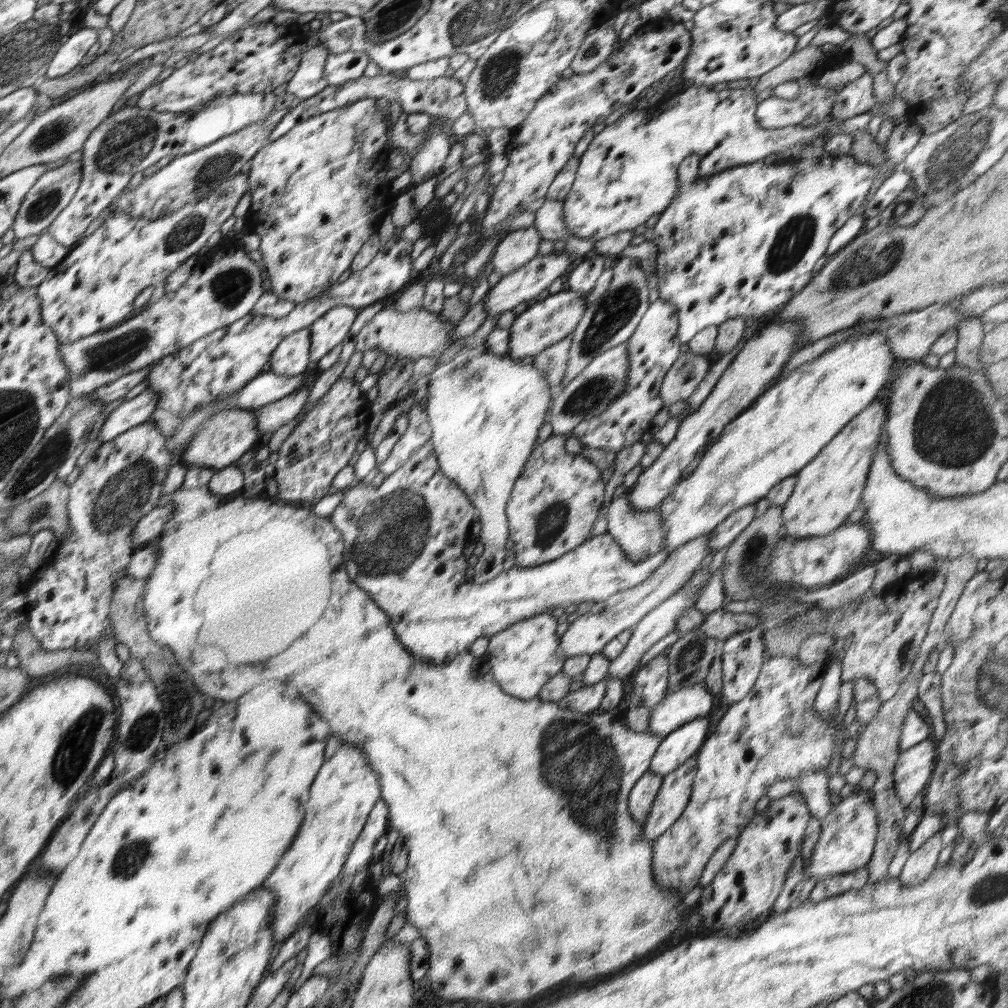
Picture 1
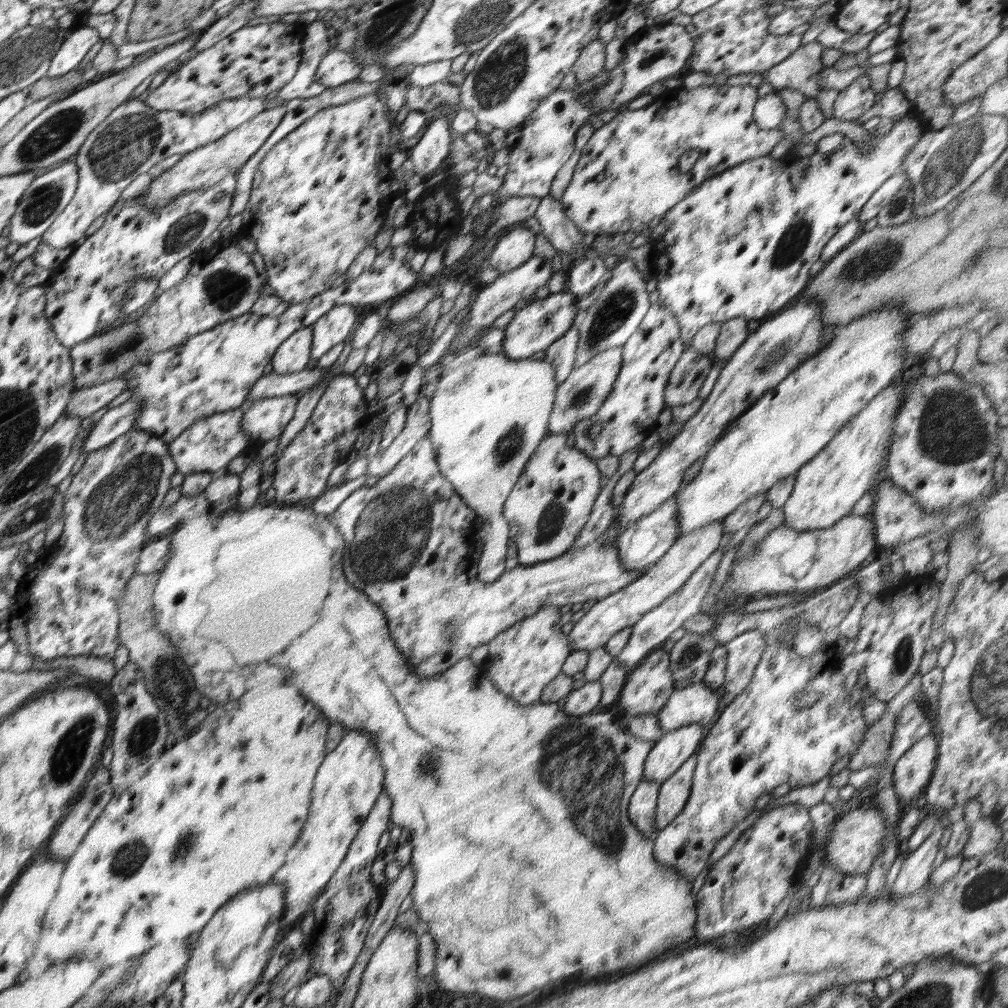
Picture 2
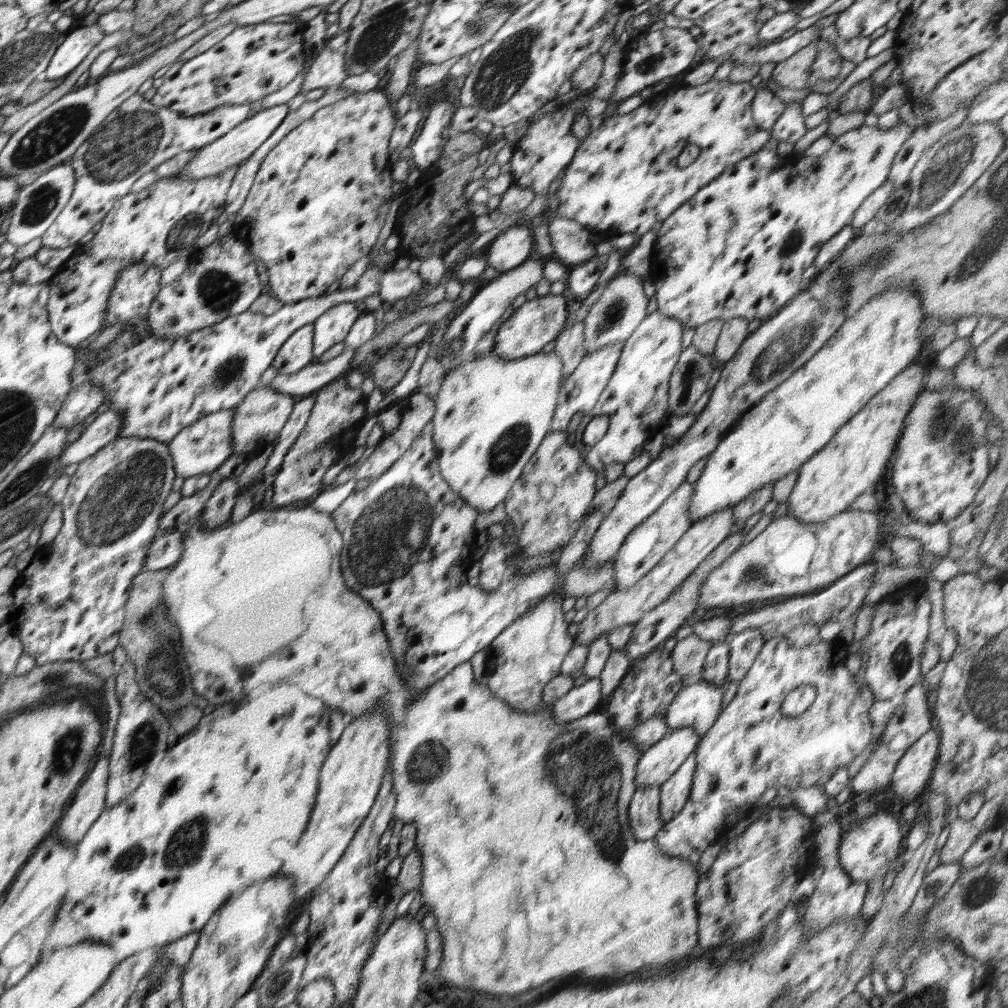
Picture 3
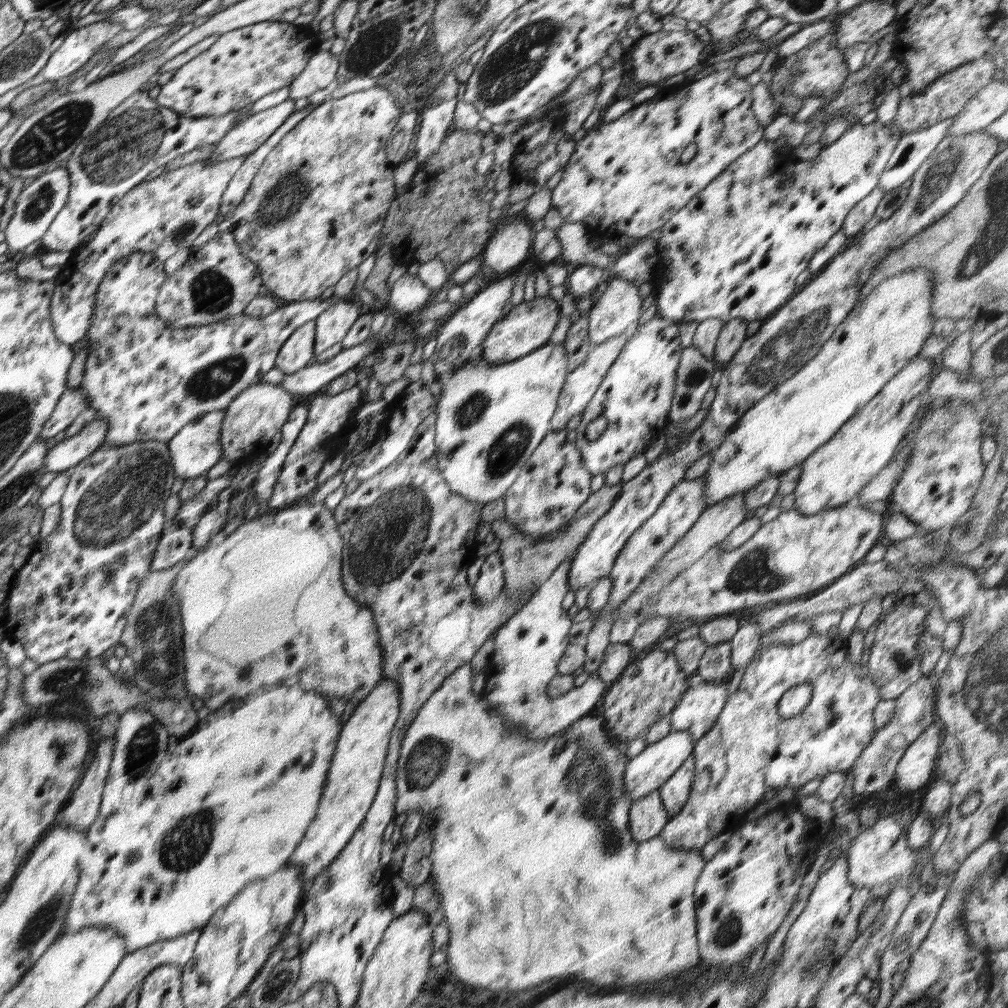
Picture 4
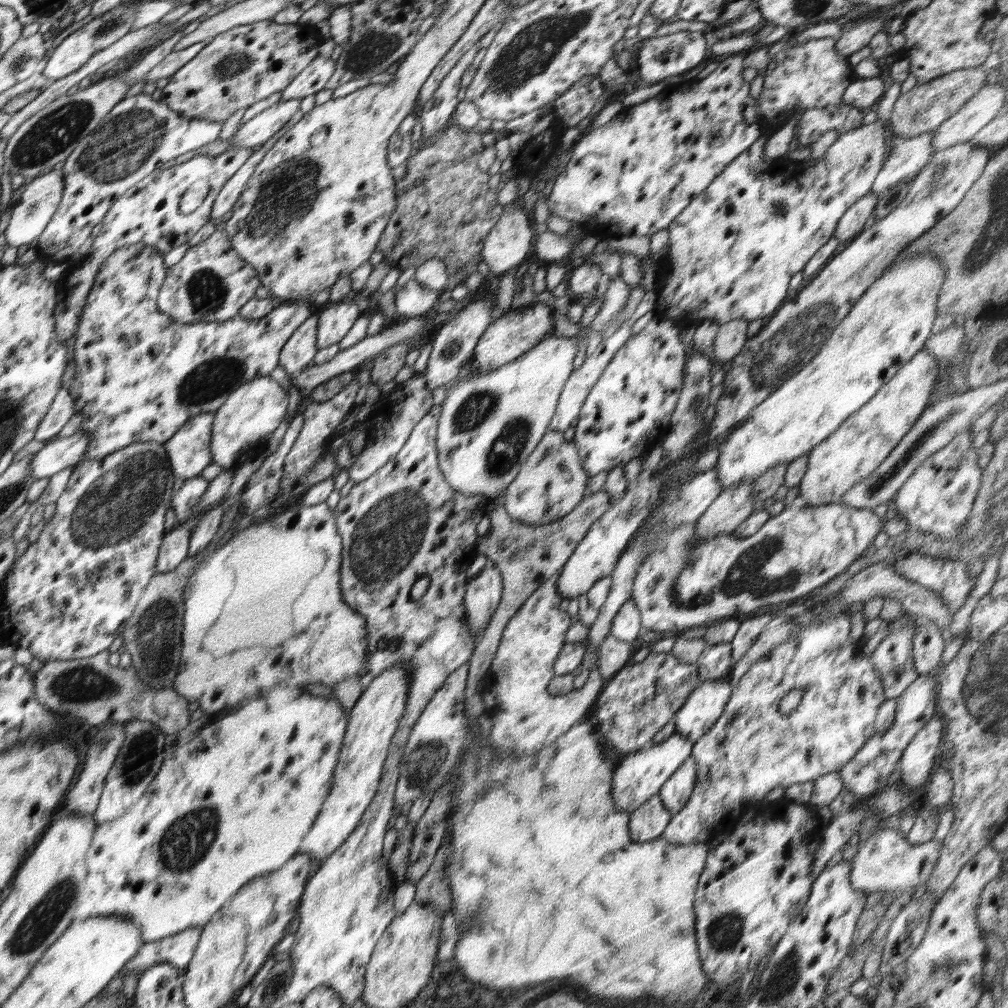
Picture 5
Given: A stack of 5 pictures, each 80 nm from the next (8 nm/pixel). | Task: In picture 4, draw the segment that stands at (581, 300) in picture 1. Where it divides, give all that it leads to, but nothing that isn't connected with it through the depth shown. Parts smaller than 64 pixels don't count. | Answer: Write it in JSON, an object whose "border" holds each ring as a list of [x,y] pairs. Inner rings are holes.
{"border":[[[546,296],[522,301],[513,307],[508,314],[493,324],[481,344],[483,346],[482,358],[489,364],[500,365],[516,360],[529,352],[536,351],[544,343],[548,343],[550,335],[554,332],[558,318],[560,318],[560,305],[558,301]]]}

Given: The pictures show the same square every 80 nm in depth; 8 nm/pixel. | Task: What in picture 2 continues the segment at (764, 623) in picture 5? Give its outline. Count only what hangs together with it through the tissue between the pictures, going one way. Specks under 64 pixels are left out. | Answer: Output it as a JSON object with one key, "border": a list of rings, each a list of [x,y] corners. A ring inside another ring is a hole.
{"border":[[[750,630],[726,643],[725,683],[721,692],[733,697],[750,682],[754,669],[768,646],[762,631]]]}

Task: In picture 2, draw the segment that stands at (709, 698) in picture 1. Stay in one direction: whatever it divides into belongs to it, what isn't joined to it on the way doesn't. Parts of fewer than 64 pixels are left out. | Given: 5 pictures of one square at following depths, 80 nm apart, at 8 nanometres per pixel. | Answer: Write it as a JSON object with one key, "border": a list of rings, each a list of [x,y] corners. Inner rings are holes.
{"border":[[[704,682],[694,683],[684,688],[674,690],[670,695],[670,699],[666,702],[666,705],[656,714],[660,728],[662,729],[662,736],[667,732],[688,724],[699,724],[708,729],[712,724],[712,720],[714,720],[714,716],[716,716],[720,696],[721,692],[711,689]]]}

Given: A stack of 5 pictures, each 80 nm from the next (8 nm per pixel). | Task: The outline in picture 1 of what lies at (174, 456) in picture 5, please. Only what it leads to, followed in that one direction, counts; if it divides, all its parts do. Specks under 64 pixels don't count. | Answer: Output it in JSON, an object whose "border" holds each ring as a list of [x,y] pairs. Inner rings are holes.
{"border":[[[252,409],[218,411],[210,420],[205,420],[198,434],[187,444],[178,460],[188,466],[201,466],[214,471],[236,464],[238,459],[259,440],[257,416]]]}

